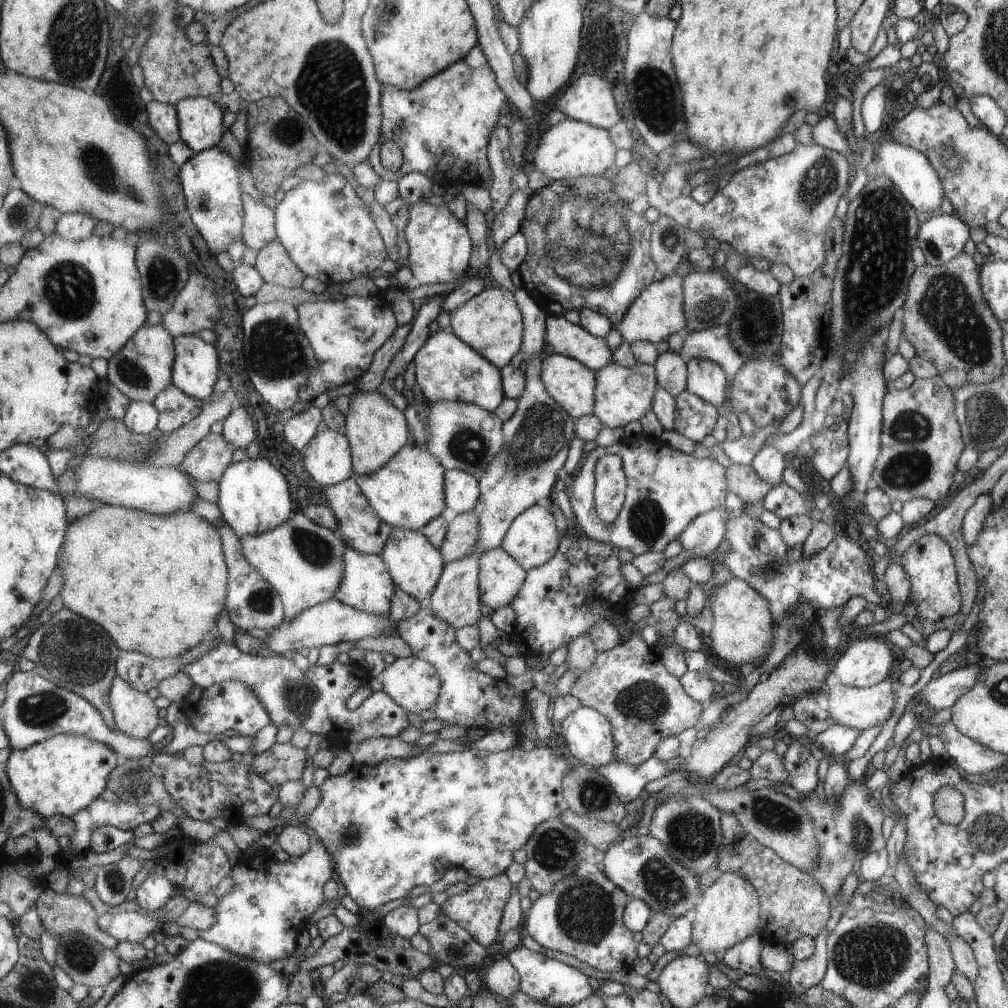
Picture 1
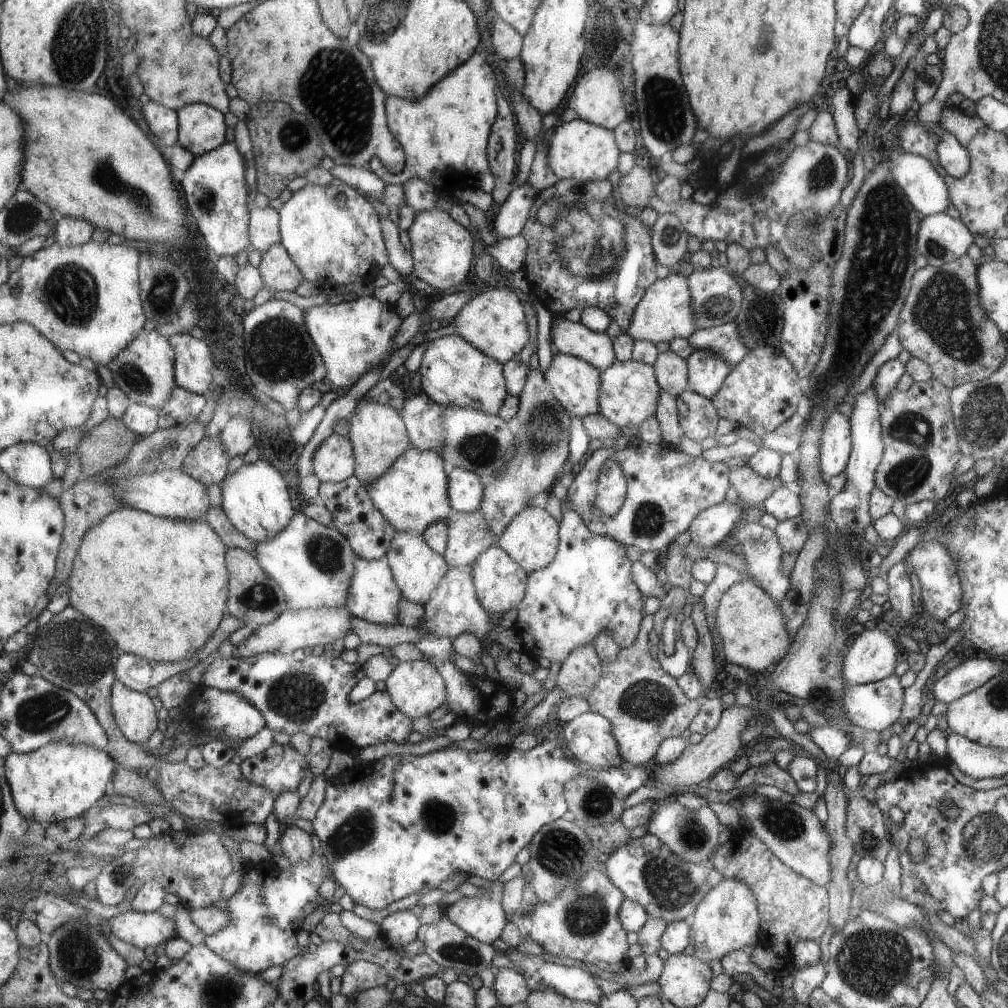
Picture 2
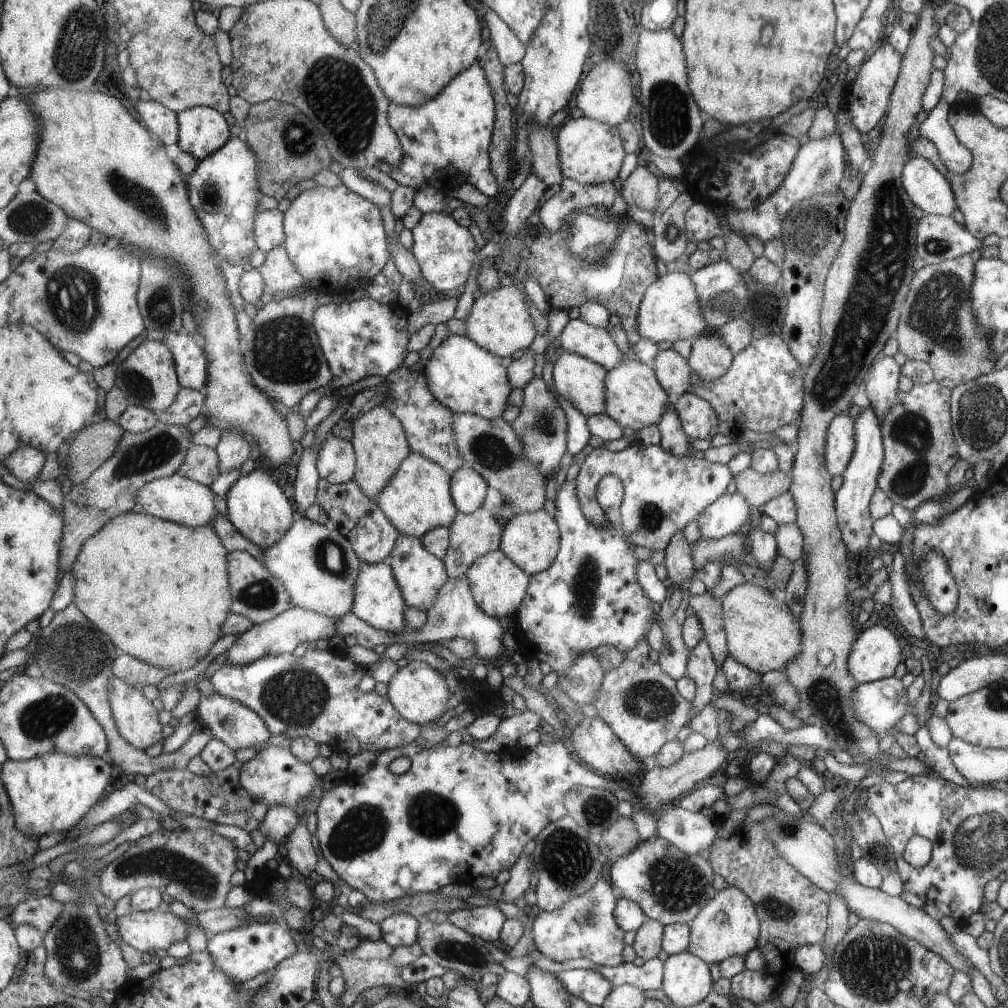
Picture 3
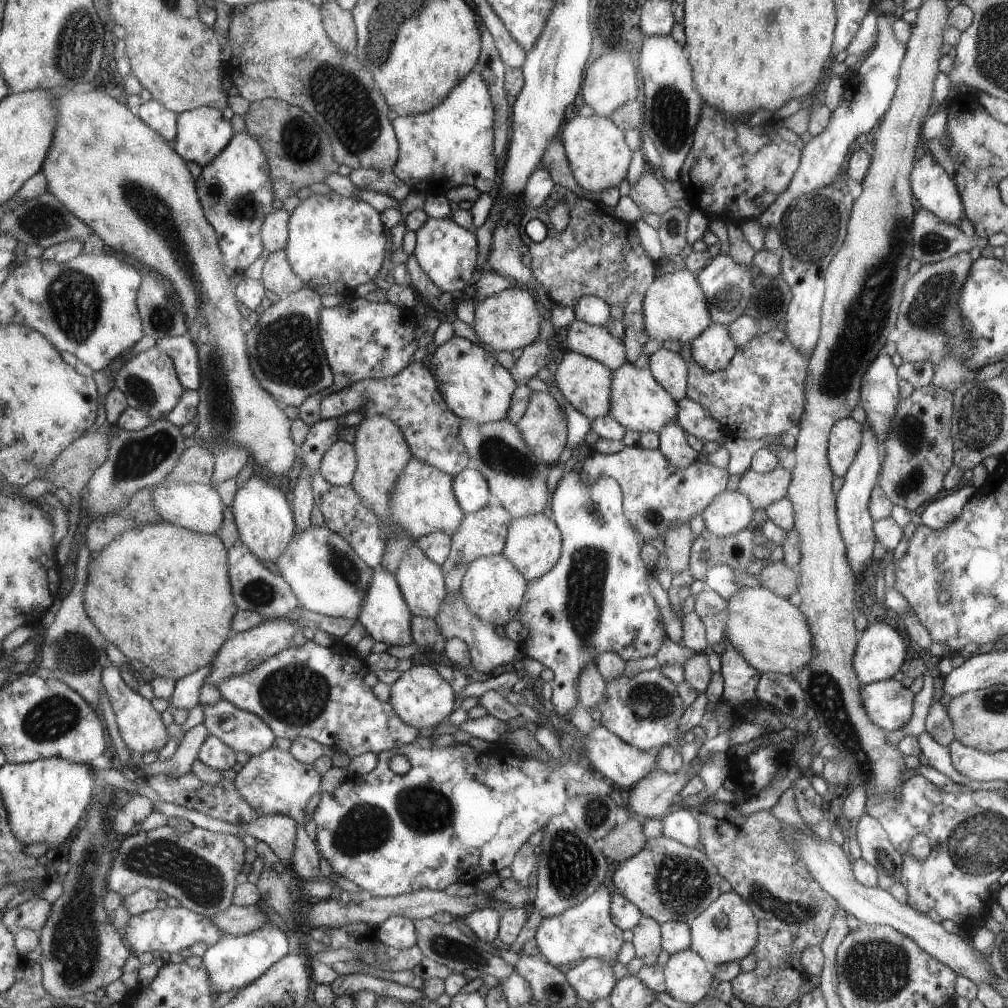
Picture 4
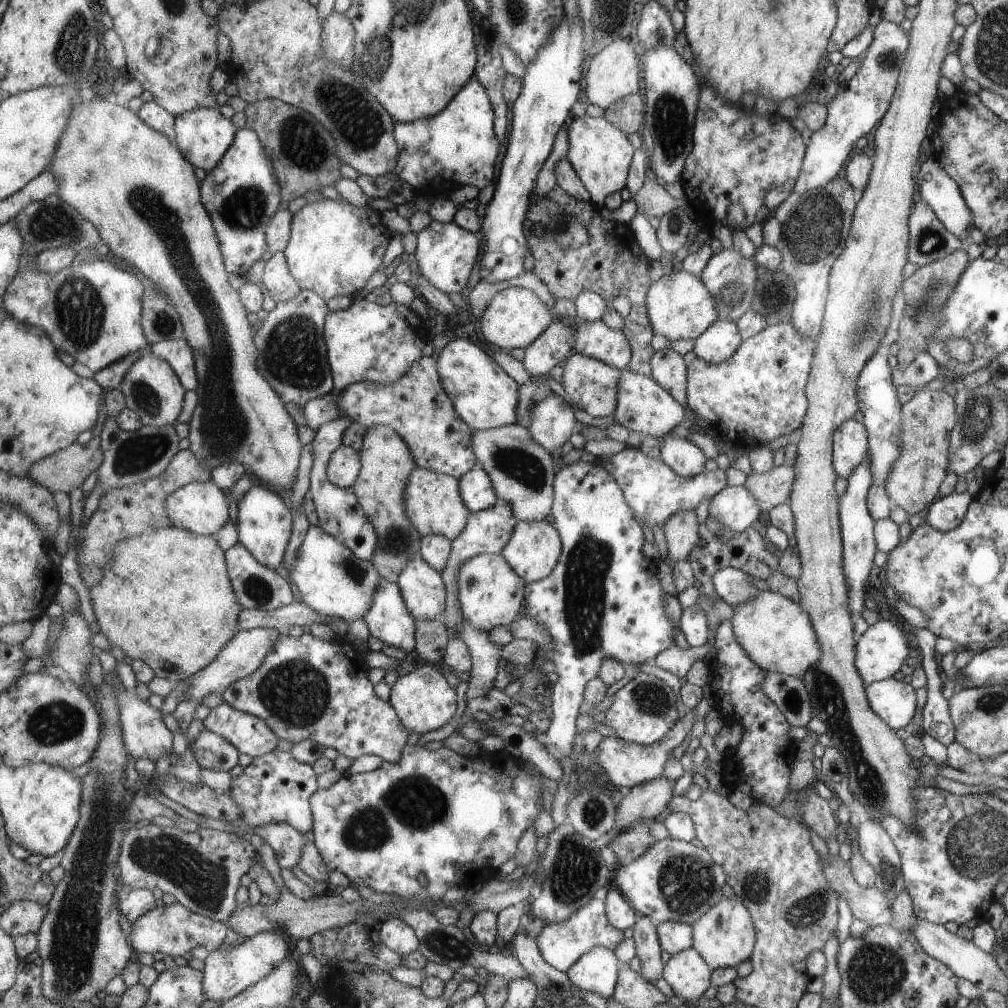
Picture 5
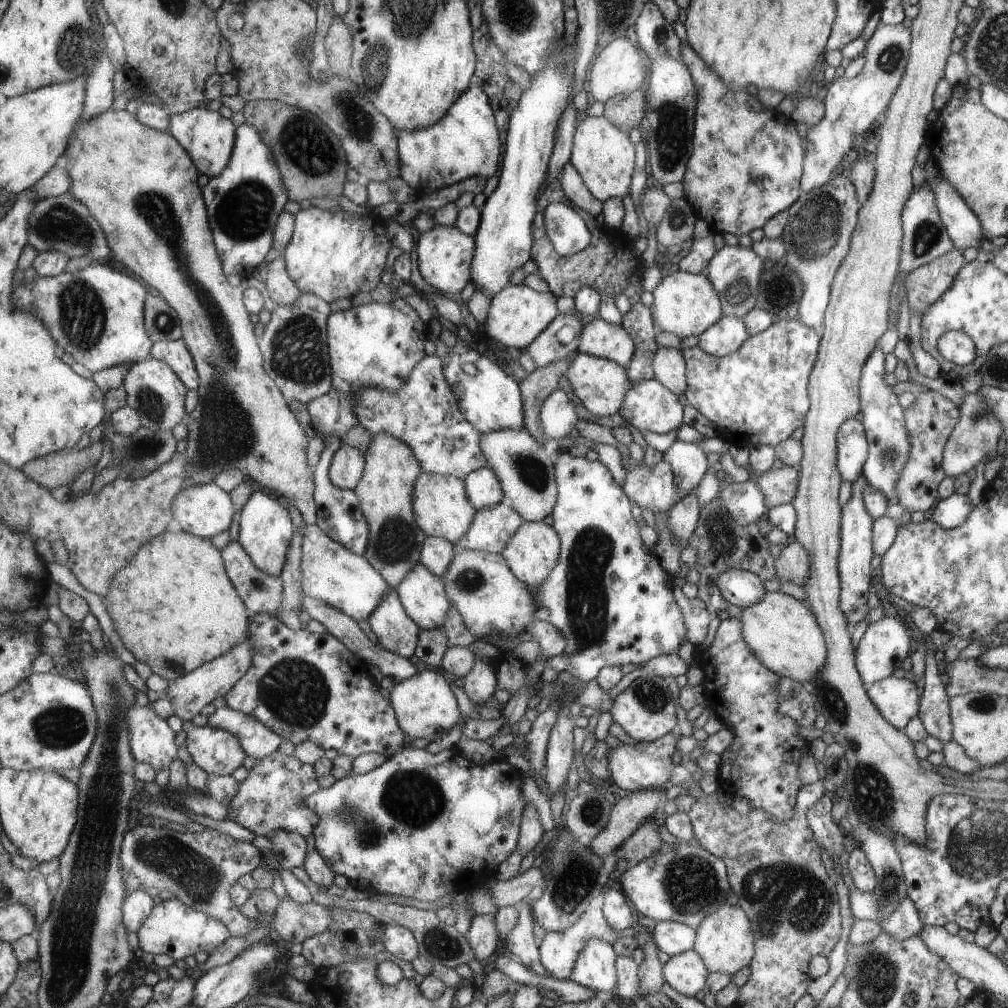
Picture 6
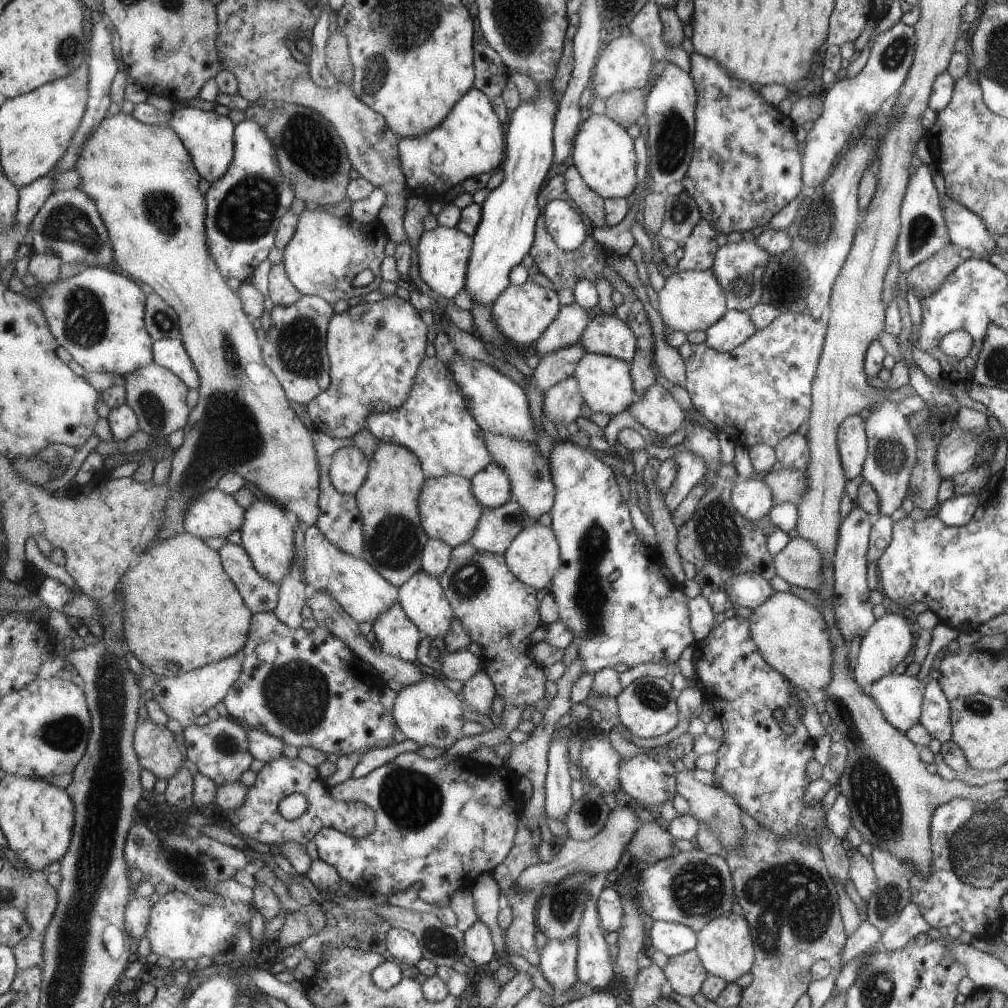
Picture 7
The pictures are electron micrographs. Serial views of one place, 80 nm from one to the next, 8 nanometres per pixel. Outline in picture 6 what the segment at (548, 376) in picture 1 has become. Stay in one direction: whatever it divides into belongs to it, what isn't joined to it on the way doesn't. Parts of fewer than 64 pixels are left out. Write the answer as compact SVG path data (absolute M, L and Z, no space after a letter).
M586 353L574 355L566 377L574 394L595 417L611 416L615 412L619 413L621 406L623 406L623 400L625 400L625 394L631 388L631 381L624 366L617 364L617 362Z

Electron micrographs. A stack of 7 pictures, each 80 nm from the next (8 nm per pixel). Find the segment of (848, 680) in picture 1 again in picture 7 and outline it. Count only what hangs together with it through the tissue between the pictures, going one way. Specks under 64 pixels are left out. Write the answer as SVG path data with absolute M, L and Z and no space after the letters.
M893 613L882 615L860 638L859 651L853 671L856 683L866 690L871 682L891 673L895 665L899 664L907 656L907 652L911 650L911 640L913 640L913 636L909 632L909 624L903 622L901 616Z

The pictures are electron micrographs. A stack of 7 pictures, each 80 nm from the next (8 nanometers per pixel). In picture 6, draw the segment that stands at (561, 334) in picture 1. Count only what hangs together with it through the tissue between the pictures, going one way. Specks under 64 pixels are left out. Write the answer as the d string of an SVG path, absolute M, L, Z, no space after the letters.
M601 318L586 322L577 351L617 362L625 368L632 363L635 352L635 340L629 332L622 325L609 324Z

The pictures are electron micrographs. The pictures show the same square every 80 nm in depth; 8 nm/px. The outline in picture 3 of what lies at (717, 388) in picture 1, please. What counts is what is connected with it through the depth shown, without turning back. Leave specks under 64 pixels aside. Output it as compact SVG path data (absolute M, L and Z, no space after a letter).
M702 333L691 340L690 355L686 358L691 372L701 379L719 378L732 364L733 354L713 333Z

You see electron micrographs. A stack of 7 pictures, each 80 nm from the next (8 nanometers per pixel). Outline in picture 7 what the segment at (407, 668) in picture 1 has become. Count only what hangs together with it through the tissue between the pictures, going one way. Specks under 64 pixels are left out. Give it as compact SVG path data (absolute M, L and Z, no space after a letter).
M429 675L425 681L397 693L392 714L396 718L398 728L407 739L414 740L422 746L433 745L439 748L449 748L457 742L467 721L463 717L462 699L455 691L449 690L441 678Z

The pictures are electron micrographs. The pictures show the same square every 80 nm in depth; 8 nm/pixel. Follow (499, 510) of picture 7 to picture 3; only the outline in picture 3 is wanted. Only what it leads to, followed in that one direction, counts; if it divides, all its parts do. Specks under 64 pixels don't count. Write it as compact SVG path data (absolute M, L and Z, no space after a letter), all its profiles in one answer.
M480 508L472 513L459 512L450 529L450 547L443 558L448 568L449 578L464 578L477 559L502 548L505 524L501 522L501 518L497 518L494 509Z

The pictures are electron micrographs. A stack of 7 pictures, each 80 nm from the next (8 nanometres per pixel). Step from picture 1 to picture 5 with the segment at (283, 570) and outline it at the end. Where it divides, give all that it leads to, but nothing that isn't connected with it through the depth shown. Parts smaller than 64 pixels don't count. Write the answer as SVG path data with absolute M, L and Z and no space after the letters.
M320 525L312 526L307 532L293 568L288 570L288 577L309 608L321 615L343 618L348 623L363 619L369 608L373 607L373 598L382 578L372 561L361 560L345 542L325 532Z

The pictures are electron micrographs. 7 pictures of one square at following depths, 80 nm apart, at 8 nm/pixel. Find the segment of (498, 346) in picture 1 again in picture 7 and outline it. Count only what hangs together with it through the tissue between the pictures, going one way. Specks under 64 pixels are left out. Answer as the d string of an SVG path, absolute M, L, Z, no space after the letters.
M527 280L522 285L509 286L492 306L492 314L503 334L513 344L525 348L543 336L547 328L557 320L561 309L561 300L556 289L544 288Z

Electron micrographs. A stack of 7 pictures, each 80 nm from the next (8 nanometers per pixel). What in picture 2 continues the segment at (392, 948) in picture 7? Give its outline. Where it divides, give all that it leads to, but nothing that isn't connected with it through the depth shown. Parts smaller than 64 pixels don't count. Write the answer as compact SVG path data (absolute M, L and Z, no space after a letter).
M401 910L389 914L380 924L392 943L409 945L418 938L422 923L418 910Z

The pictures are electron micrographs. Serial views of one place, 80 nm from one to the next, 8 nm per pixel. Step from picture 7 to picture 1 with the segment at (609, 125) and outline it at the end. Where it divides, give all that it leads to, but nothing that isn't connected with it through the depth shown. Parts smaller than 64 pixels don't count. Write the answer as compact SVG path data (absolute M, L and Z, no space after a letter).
M566 119L552 127L546 127L541 135L533 159L545 179L569 179L571 177L602 175L615 165L619 149L611 138L609 129L599 128L587 122Z

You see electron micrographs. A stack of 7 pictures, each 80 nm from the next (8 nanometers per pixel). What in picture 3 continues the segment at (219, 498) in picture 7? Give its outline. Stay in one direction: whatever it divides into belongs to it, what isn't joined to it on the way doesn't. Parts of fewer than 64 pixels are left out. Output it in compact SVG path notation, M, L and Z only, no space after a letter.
M178 473L147 482L135 500L136 509L143 513L192 528L213 525L215 517L219 514L216 501L217 498L209 485L186 478Z

